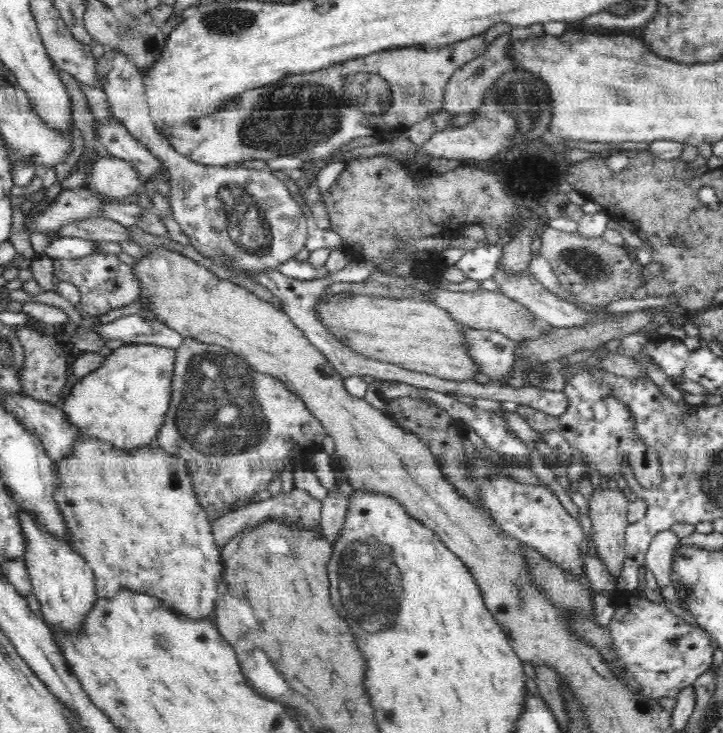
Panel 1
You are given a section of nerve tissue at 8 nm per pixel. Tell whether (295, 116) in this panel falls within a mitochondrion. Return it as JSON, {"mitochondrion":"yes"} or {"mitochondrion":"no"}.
{"mitochondrion":"yes"}

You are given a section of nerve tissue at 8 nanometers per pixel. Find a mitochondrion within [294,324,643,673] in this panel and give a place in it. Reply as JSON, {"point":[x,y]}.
{"point":[370,586]}

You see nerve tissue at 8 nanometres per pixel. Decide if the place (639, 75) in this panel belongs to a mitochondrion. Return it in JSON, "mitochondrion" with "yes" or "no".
{"mitochondrion":"yes"}

